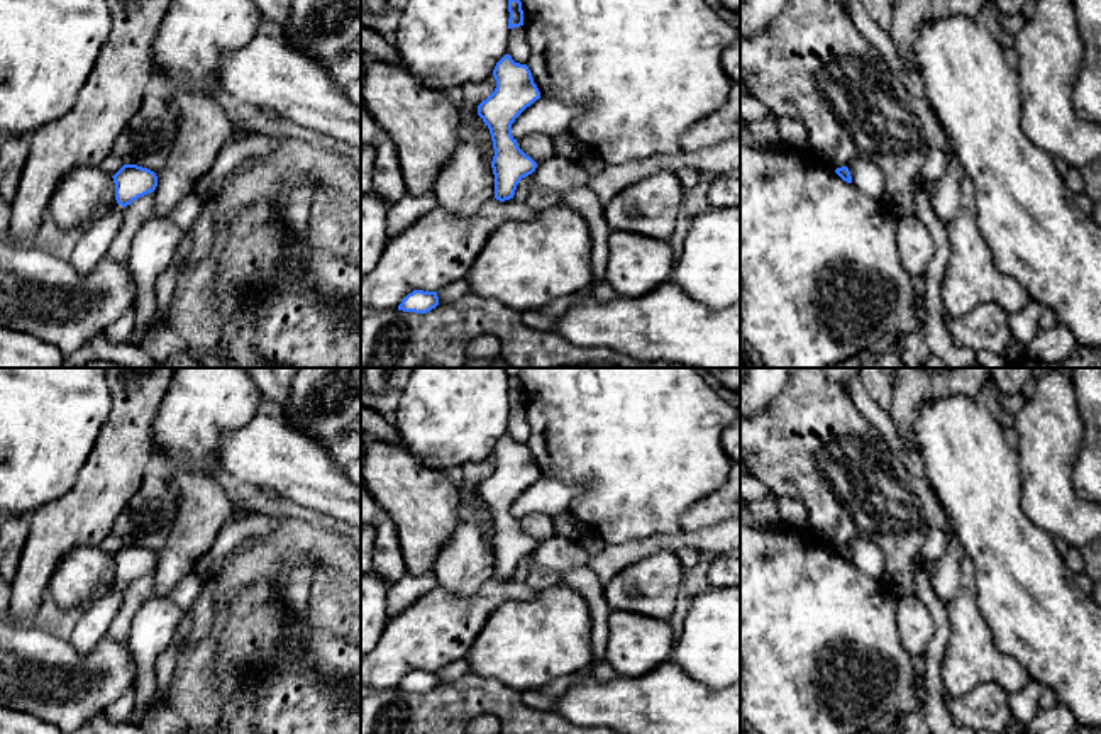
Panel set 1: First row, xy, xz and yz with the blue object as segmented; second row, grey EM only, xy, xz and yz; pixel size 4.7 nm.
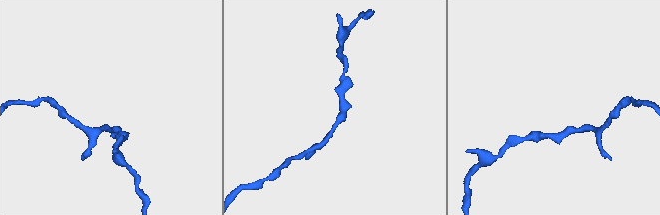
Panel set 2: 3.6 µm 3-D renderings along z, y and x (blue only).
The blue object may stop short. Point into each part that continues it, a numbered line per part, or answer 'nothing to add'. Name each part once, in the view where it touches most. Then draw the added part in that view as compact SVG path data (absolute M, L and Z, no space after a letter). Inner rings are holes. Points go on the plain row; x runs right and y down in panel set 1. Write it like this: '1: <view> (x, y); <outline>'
nothing to add

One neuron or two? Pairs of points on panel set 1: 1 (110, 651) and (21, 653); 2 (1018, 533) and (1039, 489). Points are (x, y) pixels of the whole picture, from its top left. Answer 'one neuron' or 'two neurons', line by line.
1: one neuron
2: two neurons

